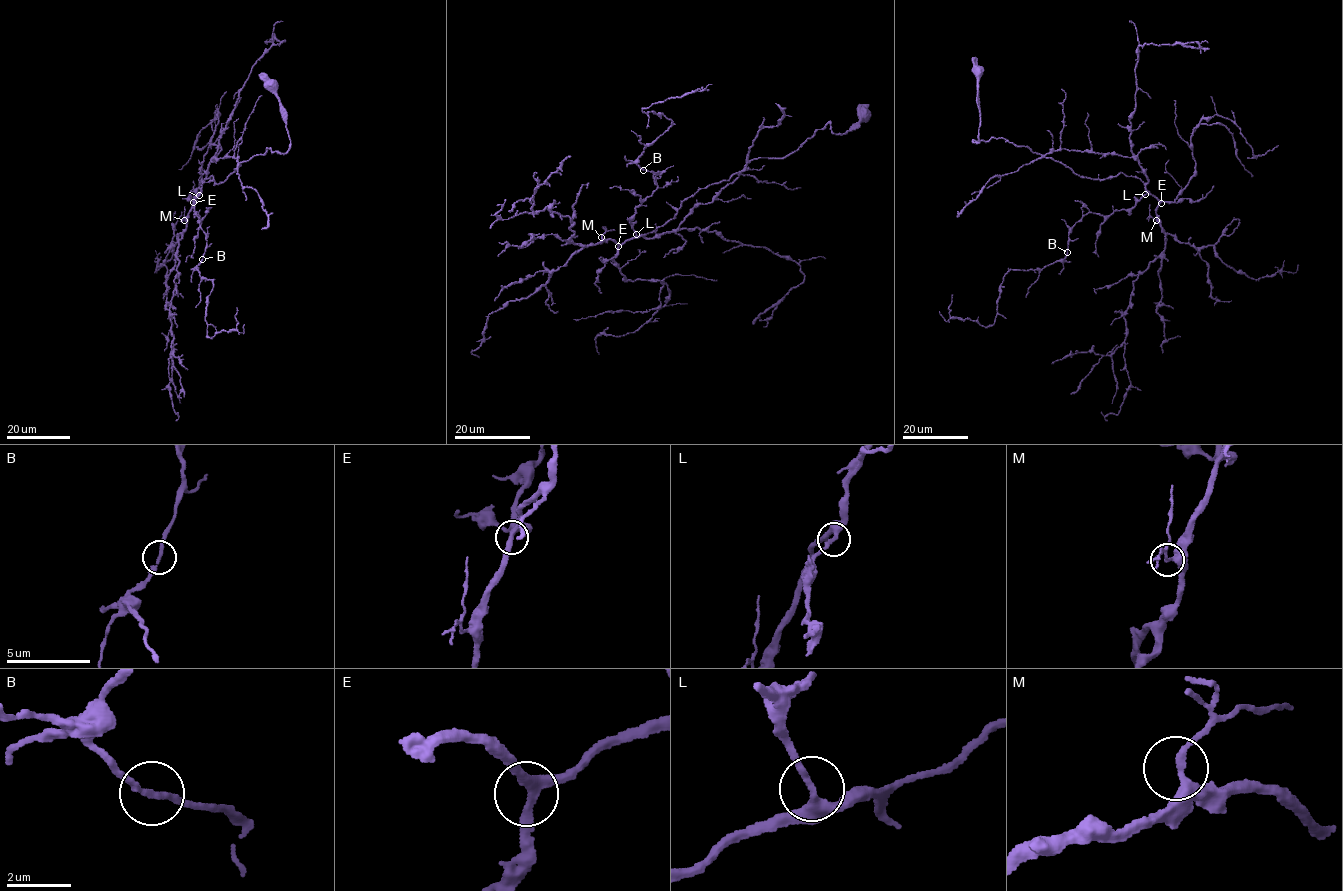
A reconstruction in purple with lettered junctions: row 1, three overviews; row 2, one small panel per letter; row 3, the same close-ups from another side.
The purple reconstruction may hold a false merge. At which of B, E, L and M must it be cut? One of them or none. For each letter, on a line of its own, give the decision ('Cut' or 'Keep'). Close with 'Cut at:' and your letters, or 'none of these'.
B: Keep
E: Keep
L: Keep
M: Keep
Cut at: none of these

